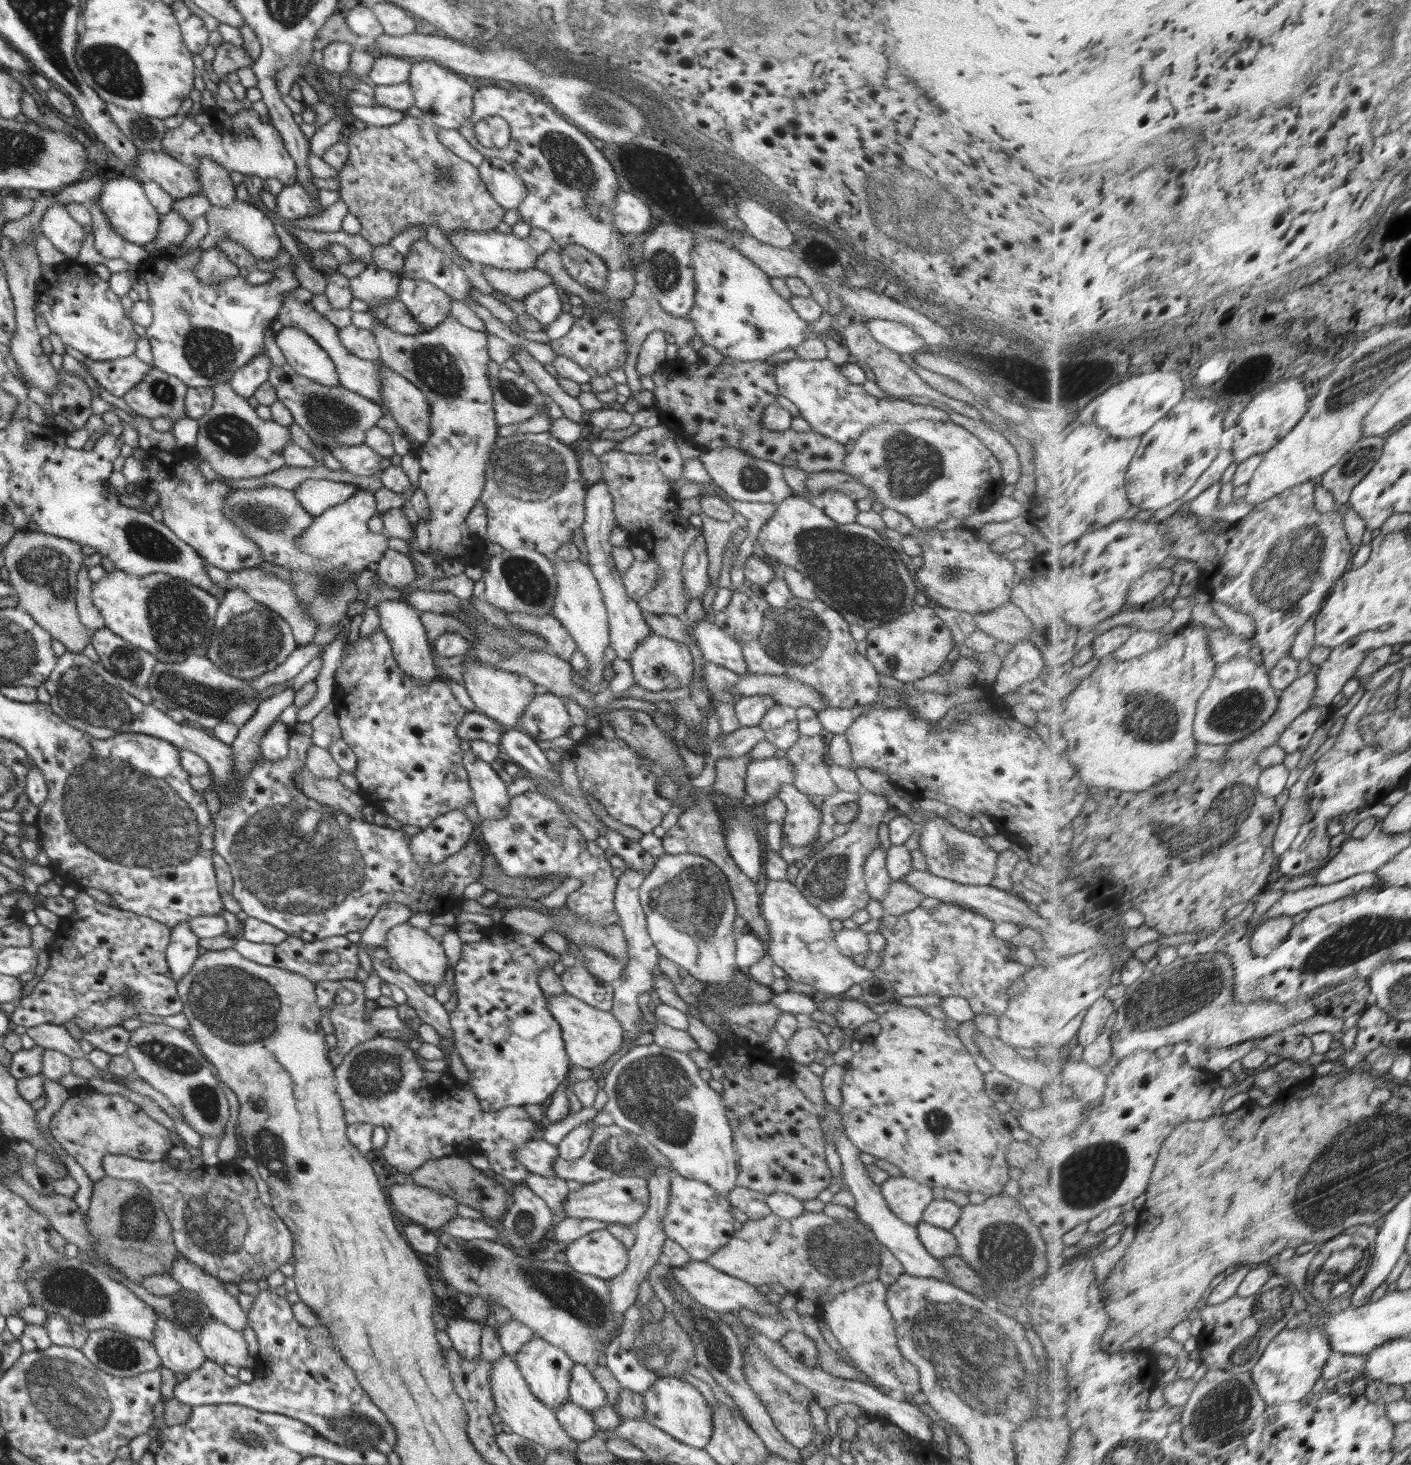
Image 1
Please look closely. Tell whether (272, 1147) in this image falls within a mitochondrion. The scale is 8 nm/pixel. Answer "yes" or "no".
yes

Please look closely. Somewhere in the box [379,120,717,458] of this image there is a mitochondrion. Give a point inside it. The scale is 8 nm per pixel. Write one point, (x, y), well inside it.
(569, 163)

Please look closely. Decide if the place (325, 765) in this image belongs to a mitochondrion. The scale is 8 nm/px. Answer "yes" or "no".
no

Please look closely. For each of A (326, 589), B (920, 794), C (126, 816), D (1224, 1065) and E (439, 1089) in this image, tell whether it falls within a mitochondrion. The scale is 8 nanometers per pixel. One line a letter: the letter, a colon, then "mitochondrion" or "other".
A: mitochondrion
B: other
C: mitochondrion
D: other
E: other

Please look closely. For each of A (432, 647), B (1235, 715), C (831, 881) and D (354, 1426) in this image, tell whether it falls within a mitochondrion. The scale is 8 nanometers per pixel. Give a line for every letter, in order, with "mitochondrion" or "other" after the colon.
A: other
B: mitochondrion
C: mitochondrion
D: mitochondrion

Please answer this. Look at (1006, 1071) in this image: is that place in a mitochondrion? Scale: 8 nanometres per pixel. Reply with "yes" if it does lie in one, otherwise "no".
no

